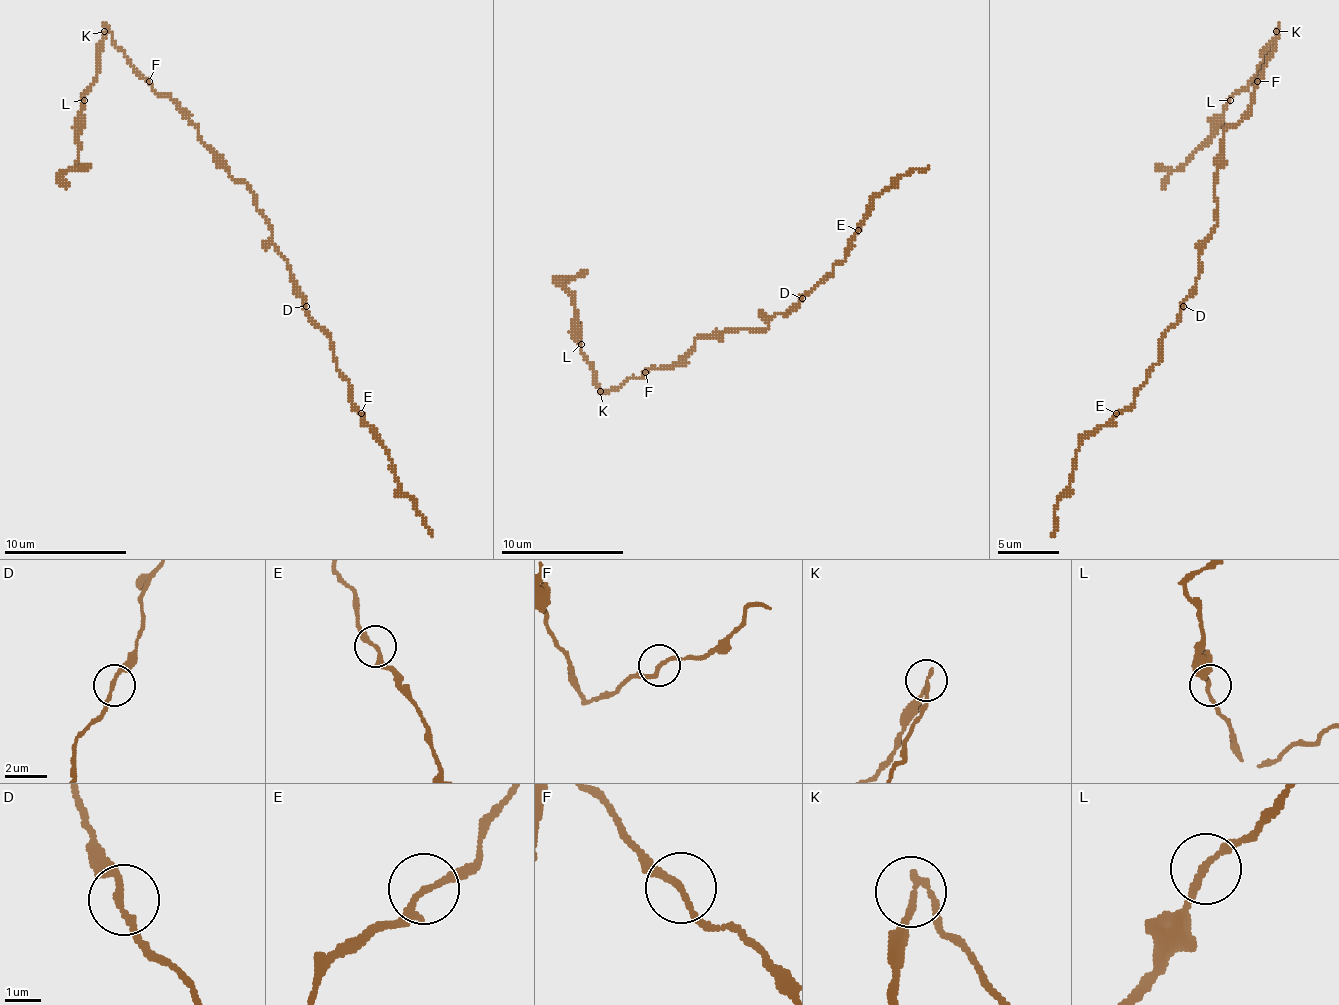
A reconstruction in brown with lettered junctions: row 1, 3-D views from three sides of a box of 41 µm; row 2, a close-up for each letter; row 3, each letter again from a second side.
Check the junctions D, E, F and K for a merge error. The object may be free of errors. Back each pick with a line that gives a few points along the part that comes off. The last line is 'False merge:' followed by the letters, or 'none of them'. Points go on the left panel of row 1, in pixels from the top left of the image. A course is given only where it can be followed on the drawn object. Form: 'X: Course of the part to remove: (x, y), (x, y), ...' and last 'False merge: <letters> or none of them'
K: Course of the part to remove: (103, 32), (100, 72), (84, 93), (78, 161), (69, 170), (90, 164)
False merge: K

